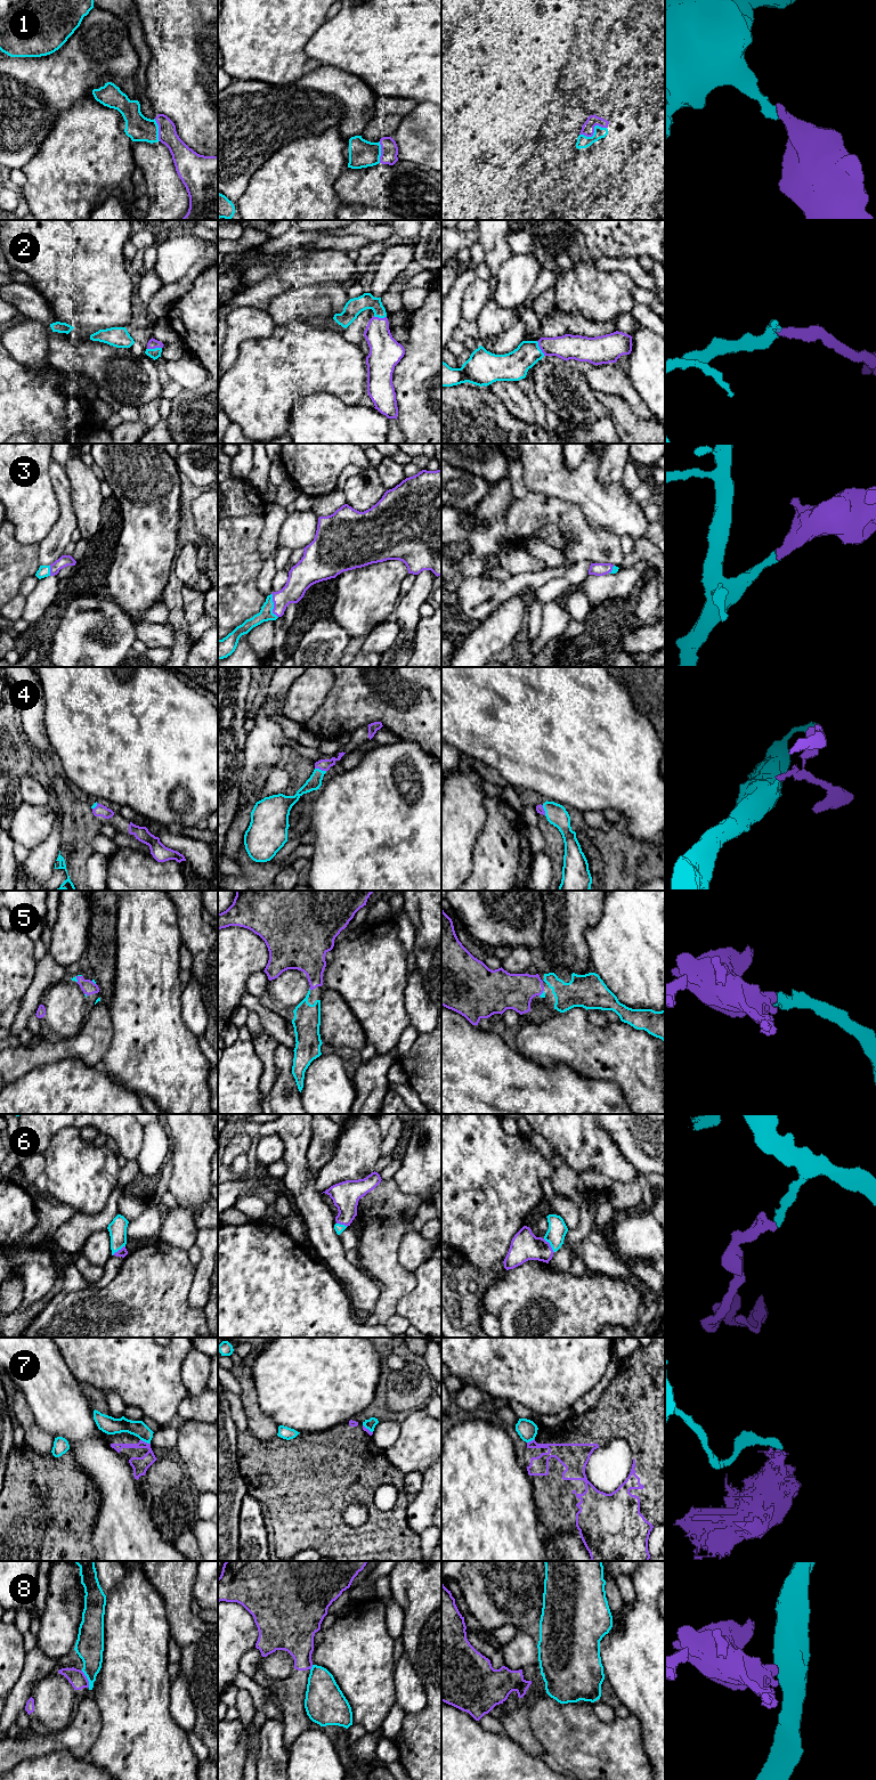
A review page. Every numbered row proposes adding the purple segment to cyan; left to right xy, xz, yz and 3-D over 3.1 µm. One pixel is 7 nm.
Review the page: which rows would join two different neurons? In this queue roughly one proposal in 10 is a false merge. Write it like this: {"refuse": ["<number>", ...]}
{"refuse": ["7", "8"]}

